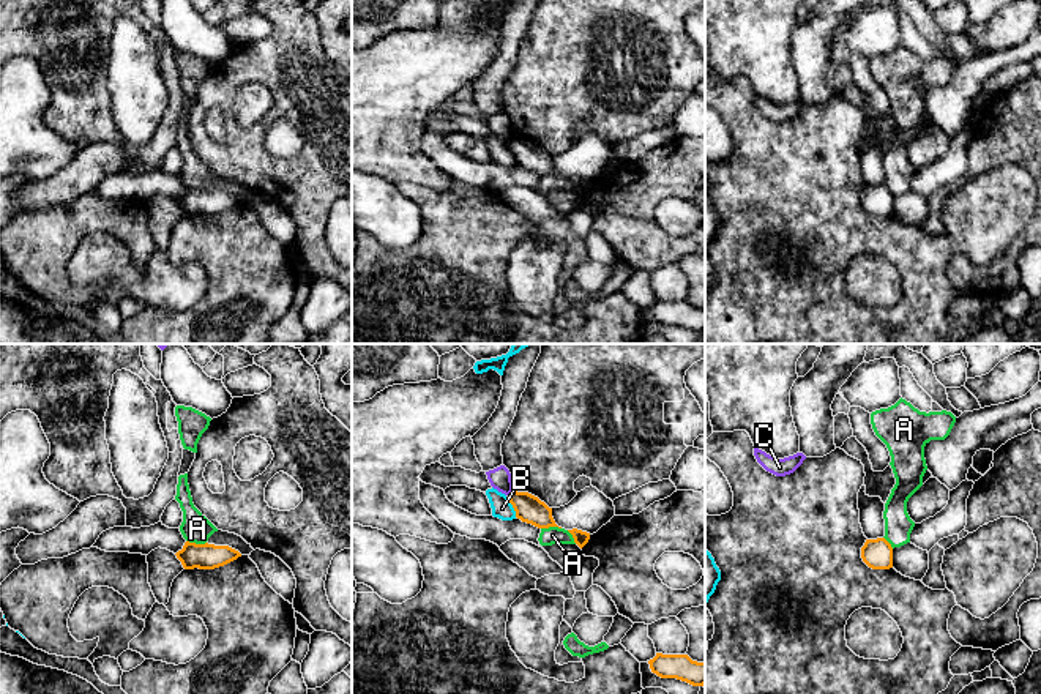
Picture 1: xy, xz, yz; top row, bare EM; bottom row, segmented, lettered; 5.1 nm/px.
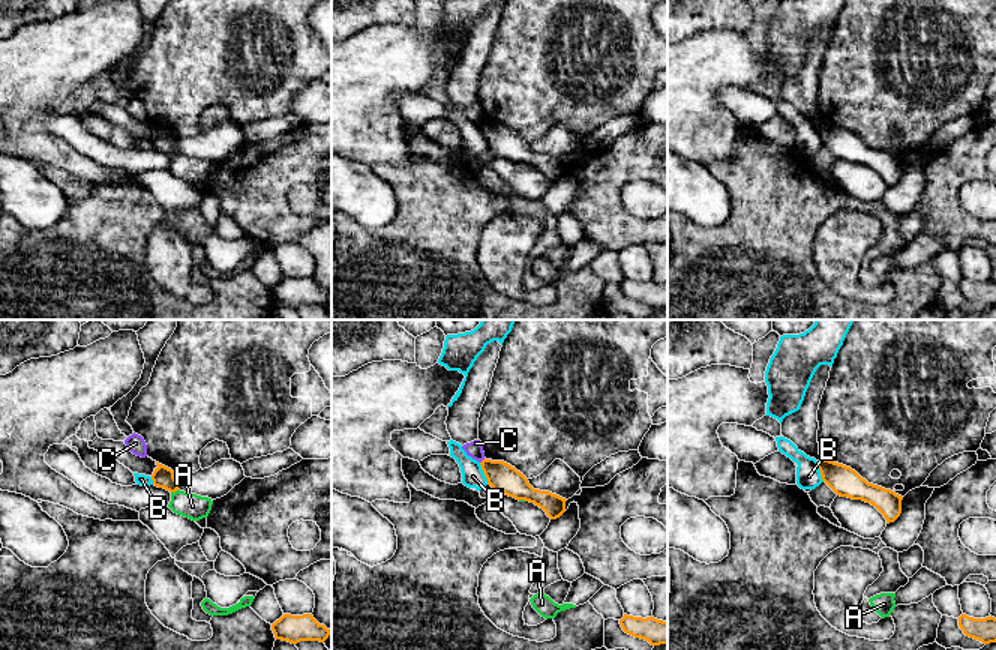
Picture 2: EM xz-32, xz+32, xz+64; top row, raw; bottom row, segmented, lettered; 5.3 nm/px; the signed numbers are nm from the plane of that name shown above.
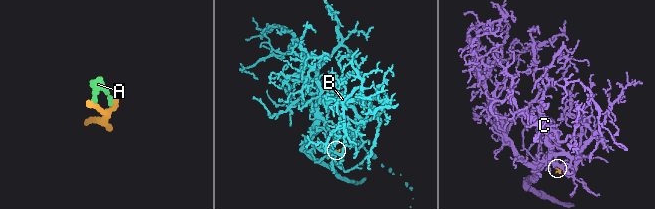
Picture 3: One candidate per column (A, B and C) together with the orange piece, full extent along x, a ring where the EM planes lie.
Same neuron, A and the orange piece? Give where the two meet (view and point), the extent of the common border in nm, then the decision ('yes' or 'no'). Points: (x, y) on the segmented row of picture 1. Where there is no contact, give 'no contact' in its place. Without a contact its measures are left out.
xy (194, 543) | 110 nm | no

